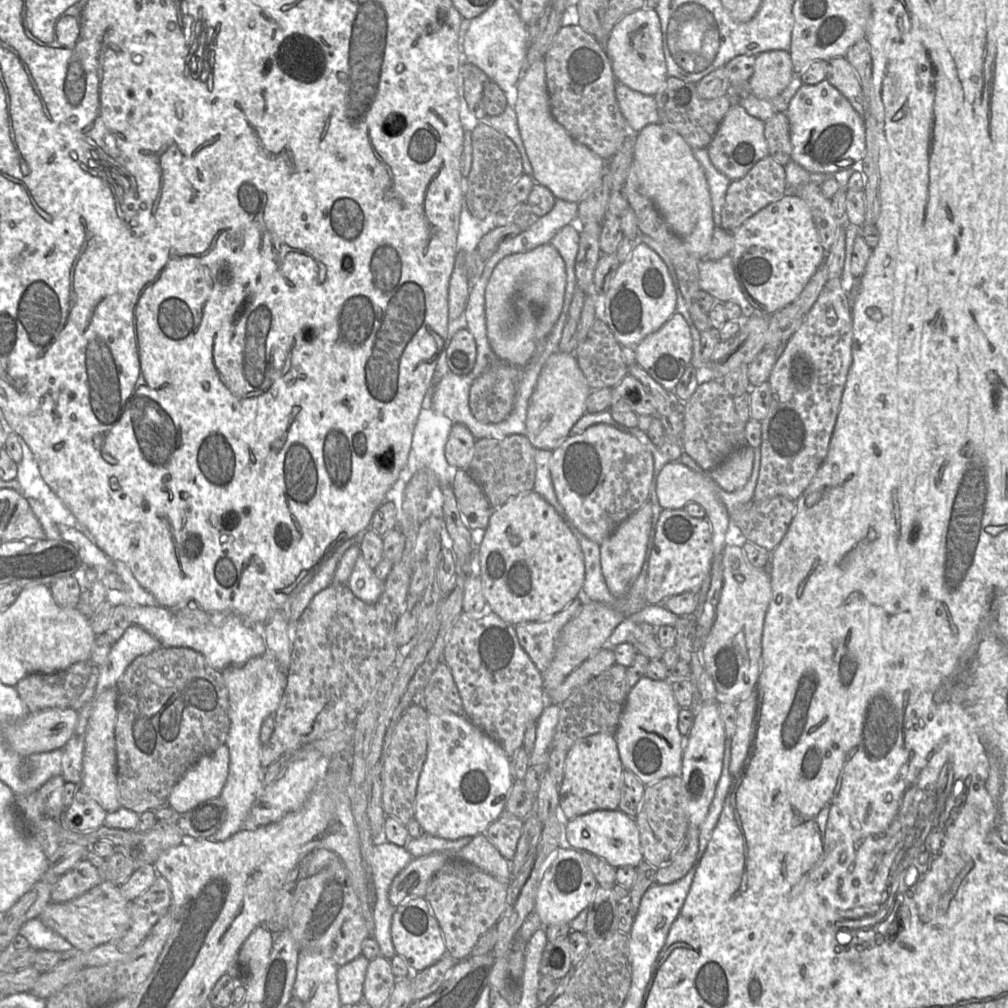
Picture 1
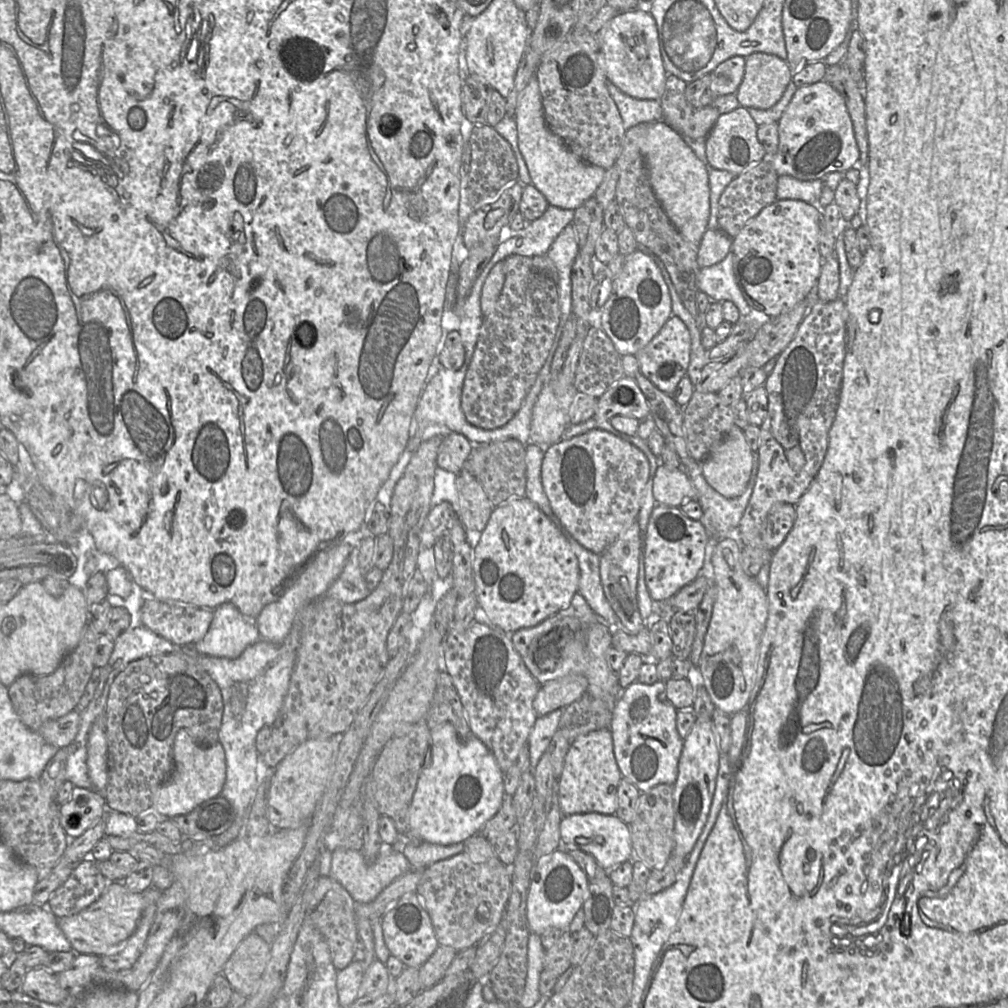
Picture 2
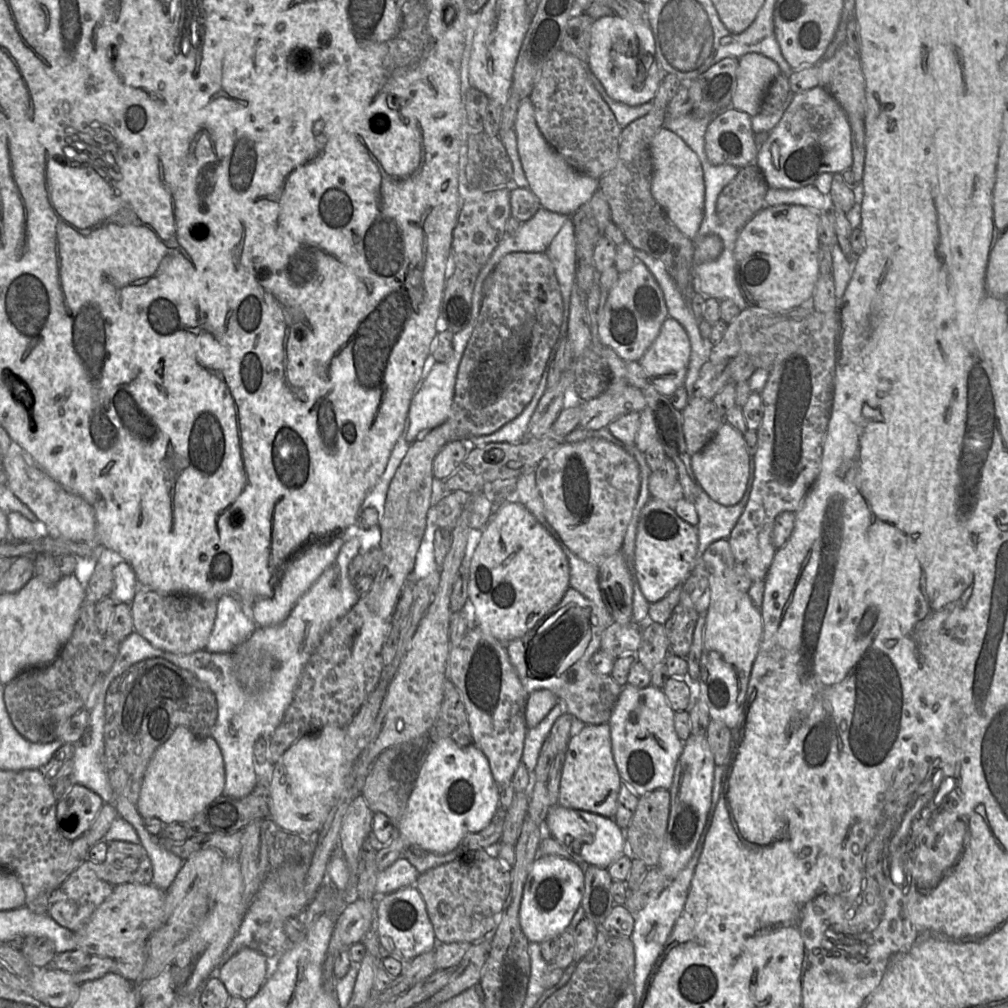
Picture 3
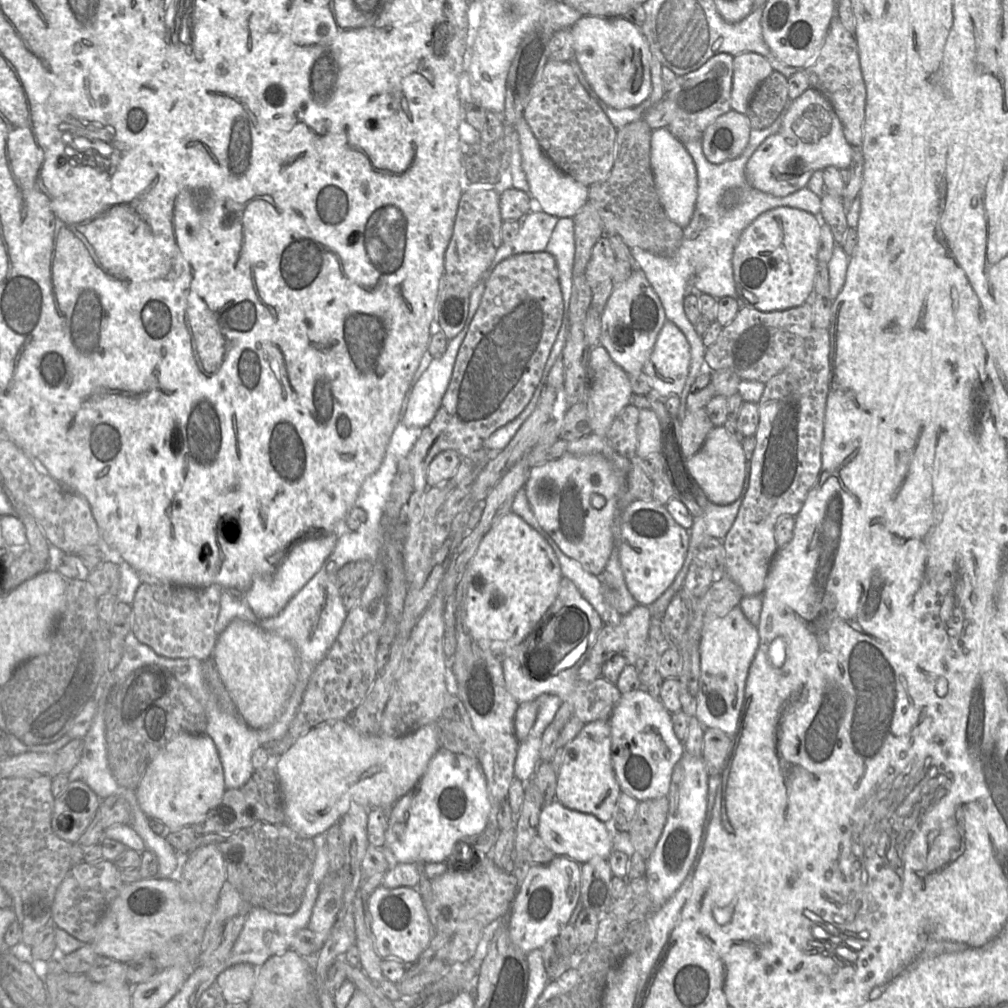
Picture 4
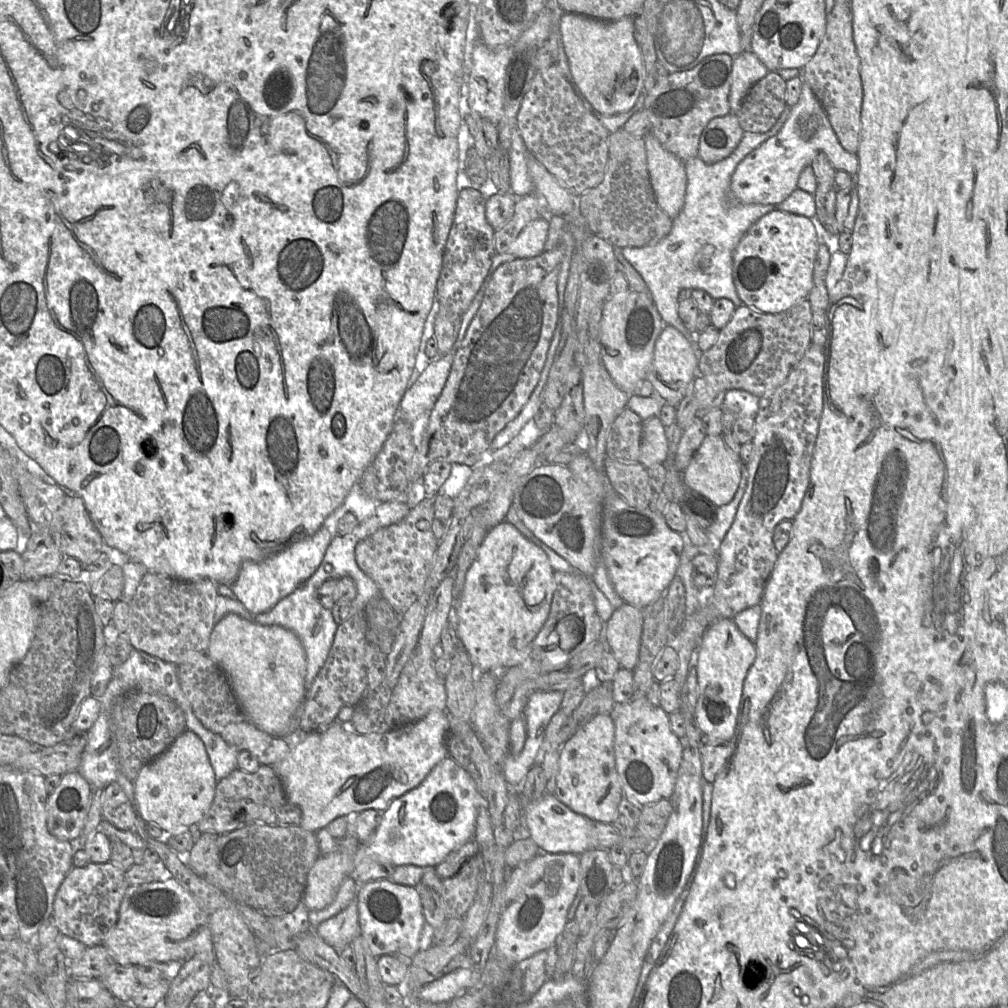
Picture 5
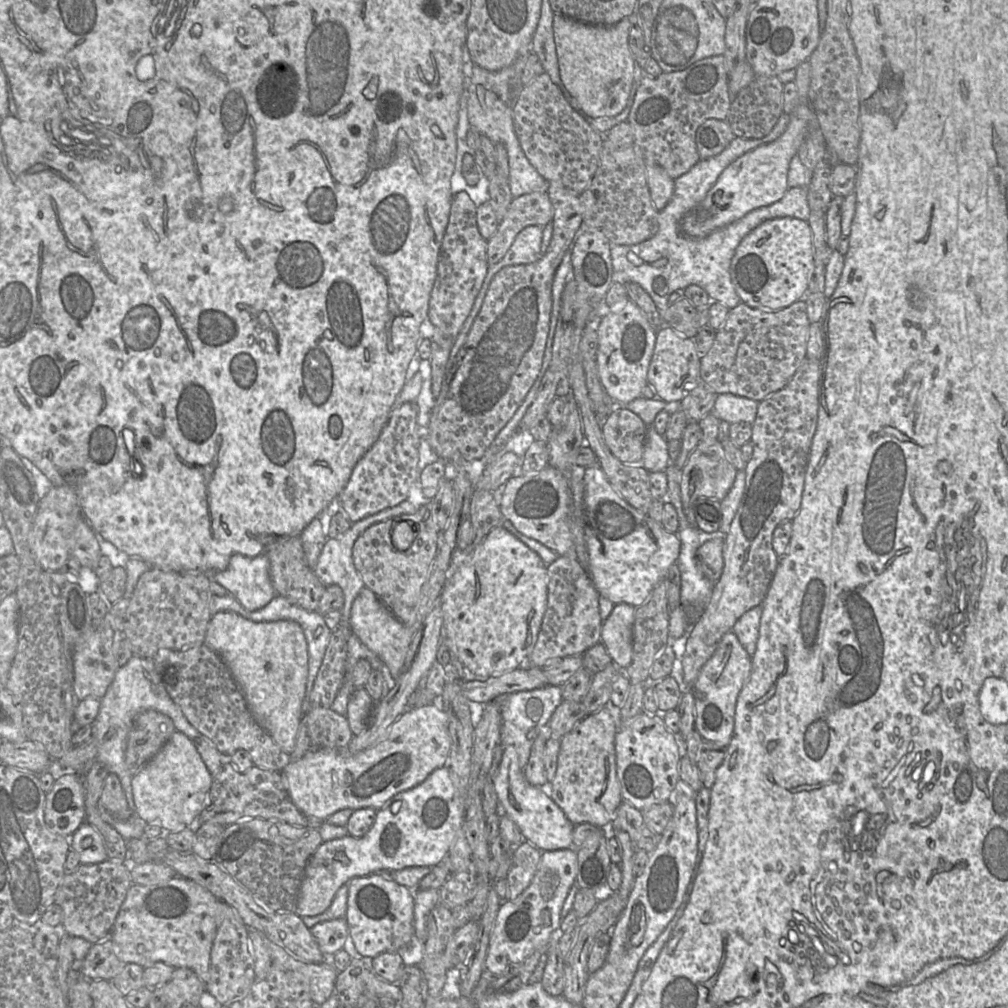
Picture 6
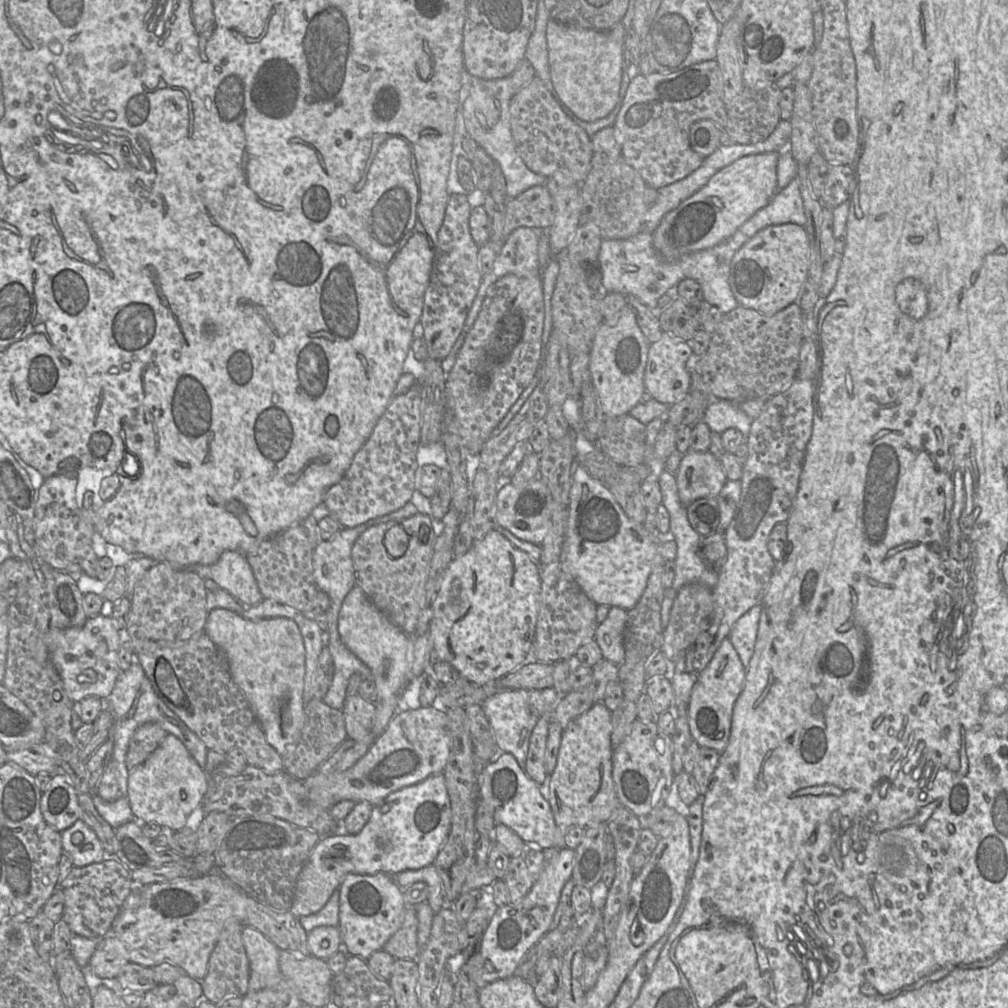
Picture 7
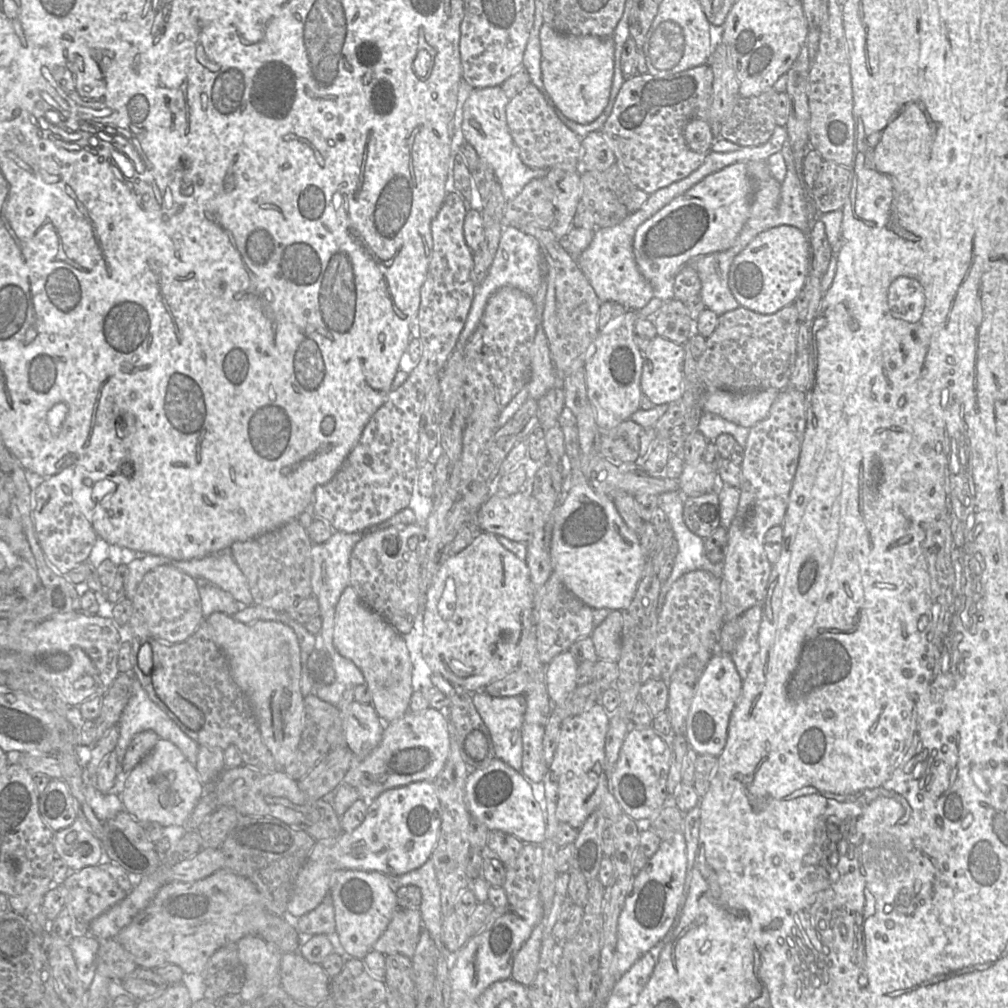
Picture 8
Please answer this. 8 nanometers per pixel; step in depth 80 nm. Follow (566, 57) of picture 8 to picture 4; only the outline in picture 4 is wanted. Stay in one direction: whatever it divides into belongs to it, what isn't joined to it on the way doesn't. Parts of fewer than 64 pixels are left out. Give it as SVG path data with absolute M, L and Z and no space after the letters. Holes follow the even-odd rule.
M582 15L571 27L575 57L597 96L608 106L633 108L652 93L649 43L641 29L624 17L605 18Z

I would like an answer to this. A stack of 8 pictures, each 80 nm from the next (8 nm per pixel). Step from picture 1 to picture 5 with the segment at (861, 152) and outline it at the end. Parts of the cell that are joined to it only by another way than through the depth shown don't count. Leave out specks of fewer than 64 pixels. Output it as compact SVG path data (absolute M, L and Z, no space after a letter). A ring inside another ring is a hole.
M803 82L800 98L790 108L789 118L782 129L736 167L731 179L731 193L734 199L746 204L779 204L797 189L801 172L819 153L824 153L836 170L856 176L857 154L849 153L841 146L820 101L811 87Z

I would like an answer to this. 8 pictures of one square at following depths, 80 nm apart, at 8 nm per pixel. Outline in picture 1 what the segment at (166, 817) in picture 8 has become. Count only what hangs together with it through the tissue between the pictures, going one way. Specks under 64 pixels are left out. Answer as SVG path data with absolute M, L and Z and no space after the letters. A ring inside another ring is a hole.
M223 744L185 773L173 787L168 806L177 812L187 812L203 801L219 797L228 773L229 750Z

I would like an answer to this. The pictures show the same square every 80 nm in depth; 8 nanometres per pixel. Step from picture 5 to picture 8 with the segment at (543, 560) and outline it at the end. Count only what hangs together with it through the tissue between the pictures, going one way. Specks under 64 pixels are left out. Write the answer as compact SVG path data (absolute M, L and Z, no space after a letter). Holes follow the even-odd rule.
M482 531L477 532L475 539L469 546L461 552L449 556L440 567L427 591L426 605L423 613L423 644L421 648L423 659L432 673L438 673L449 682L459 685L470 692L481 691L487 685L504 678L518 668L524 641L532 627L533 602L534 588L526 561L518 558L514 553L506 549L499 542L497 535Z

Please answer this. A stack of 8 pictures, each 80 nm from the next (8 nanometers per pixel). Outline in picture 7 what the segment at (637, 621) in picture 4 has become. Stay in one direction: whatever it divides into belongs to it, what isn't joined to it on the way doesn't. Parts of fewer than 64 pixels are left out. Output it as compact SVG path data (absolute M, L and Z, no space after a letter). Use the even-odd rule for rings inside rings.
M610 607L606 619L597 626L594 640L601 648L603 659L620 666L625 659L624 633L627 610Z

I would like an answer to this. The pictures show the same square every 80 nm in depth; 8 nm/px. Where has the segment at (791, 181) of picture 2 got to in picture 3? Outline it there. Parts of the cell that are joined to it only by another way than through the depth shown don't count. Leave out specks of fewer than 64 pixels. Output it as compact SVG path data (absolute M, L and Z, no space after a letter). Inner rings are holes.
M814 184L798 189L769 188L765 196L765 205L781 204L801 205L820 213L832 210L832 202L829 196L821 193Z

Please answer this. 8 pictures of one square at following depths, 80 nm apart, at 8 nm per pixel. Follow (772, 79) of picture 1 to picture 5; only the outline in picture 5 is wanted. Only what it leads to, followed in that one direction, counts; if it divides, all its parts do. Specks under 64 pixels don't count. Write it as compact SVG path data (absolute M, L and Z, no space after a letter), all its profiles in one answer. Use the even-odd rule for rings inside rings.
M751 50L742 51L734 57L729 95L731 112L740 109L750 88L768 72L768 68Z

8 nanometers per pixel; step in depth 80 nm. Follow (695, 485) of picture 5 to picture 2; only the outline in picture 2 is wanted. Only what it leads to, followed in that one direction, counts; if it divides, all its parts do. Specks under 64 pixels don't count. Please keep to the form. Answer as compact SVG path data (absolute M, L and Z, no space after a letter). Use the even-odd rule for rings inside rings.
M736 425L701 462L707 483L728 499L737 498L746 490L752 465L753 451L743 430Z

